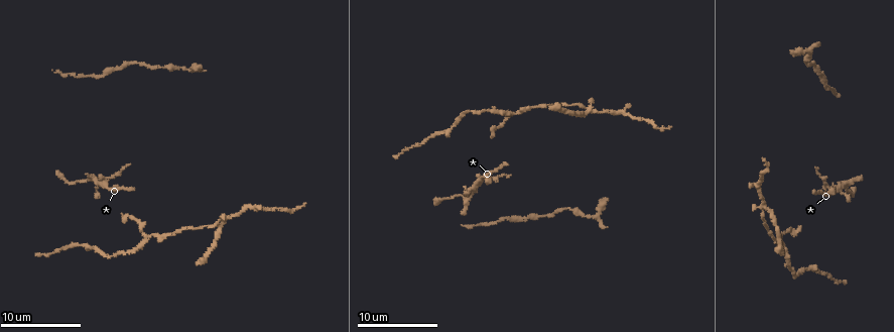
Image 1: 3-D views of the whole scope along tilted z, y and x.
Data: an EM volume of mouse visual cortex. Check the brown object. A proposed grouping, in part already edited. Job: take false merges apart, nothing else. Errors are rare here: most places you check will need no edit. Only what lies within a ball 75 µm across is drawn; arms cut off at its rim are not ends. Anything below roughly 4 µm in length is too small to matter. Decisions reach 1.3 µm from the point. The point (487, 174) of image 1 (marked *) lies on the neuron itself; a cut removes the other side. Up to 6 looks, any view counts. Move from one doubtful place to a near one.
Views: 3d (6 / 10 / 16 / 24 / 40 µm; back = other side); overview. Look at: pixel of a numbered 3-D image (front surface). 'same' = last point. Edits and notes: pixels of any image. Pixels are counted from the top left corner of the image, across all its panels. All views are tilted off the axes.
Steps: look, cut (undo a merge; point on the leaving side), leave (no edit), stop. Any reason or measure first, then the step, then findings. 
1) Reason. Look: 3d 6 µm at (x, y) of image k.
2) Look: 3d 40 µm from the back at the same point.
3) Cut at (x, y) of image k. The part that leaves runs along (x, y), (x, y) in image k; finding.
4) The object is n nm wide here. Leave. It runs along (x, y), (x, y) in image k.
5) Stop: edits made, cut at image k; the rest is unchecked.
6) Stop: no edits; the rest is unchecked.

A fork. Look: 3d 6 µm at (510, 114) of image 1.

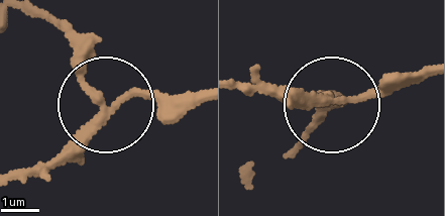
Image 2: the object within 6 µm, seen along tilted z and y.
The object is 200 nm wide here. Cut at (89, 58) of image 2. The part that leaves runs along (97, 113), (64, 31), (16, 8) in image 2; two neurons meet here.

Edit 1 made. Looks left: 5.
Four arms meet. Look: 3d 6 µm at (589, 110) of image 1.

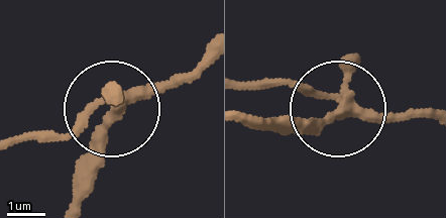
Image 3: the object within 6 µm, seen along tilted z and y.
The side arm is 7 µm long. Cut at (89, 148) of image 3. The part that leaves runs along (118, 112), (85, 199) in image 3; two neurons meet here.

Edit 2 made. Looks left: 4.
Stop: edits made, cut at image 2, cut at image 3; the rest is unchecked.

